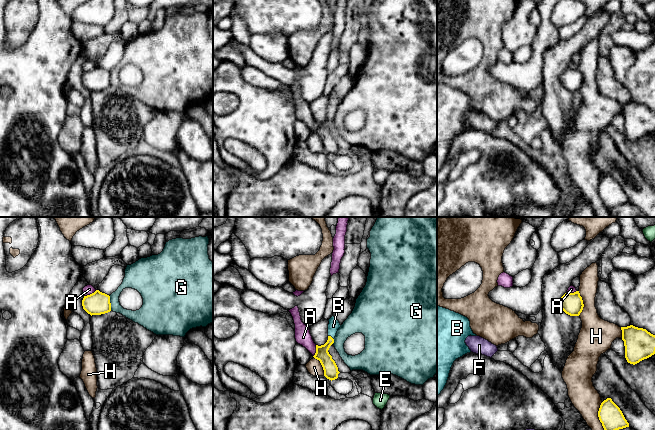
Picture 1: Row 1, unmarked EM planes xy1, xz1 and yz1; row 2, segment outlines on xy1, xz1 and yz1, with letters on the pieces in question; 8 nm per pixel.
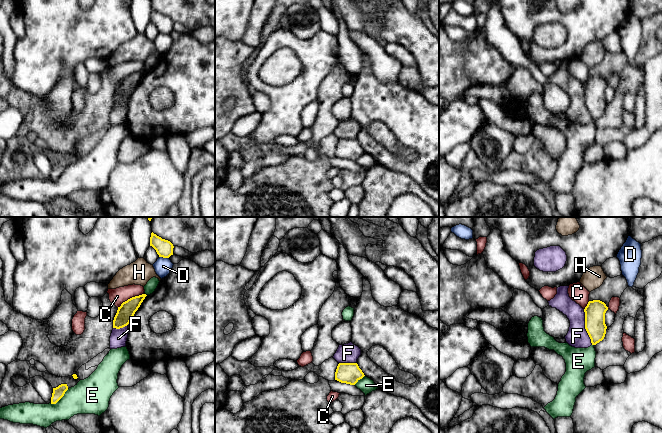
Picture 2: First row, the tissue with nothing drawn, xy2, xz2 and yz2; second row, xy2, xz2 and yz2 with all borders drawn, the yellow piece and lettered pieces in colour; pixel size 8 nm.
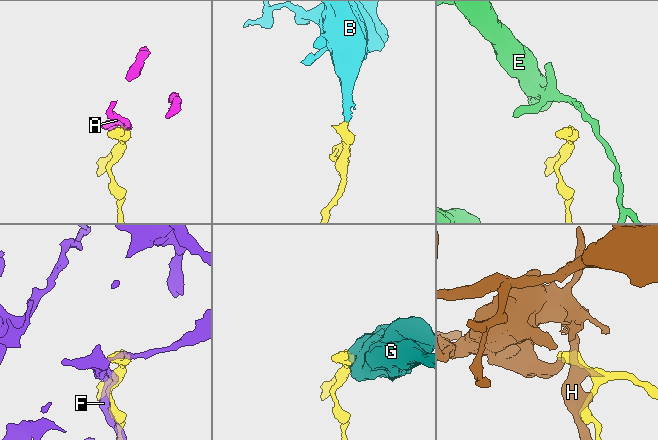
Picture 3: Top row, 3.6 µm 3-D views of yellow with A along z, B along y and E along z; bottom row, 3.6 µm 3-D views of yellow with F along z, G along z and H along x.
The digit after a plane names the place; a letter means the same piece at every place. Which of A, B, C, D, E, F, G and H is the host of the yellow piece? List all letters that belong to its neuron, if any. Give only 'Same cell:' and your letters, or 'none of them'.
Same cell: B

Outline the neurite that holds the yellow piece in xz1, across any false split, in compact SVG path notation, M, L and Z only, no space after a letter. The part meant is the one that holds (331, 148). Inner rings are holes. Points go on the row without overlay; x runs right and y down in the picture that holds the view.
M332 92L328 97L328 116L324 121L316 121L316 129L313 133L320 137L324 146L324 152L332 157L338 154L340 148L338 147L338 143L328 126L334 119L334 114L341 101L334 92Z

